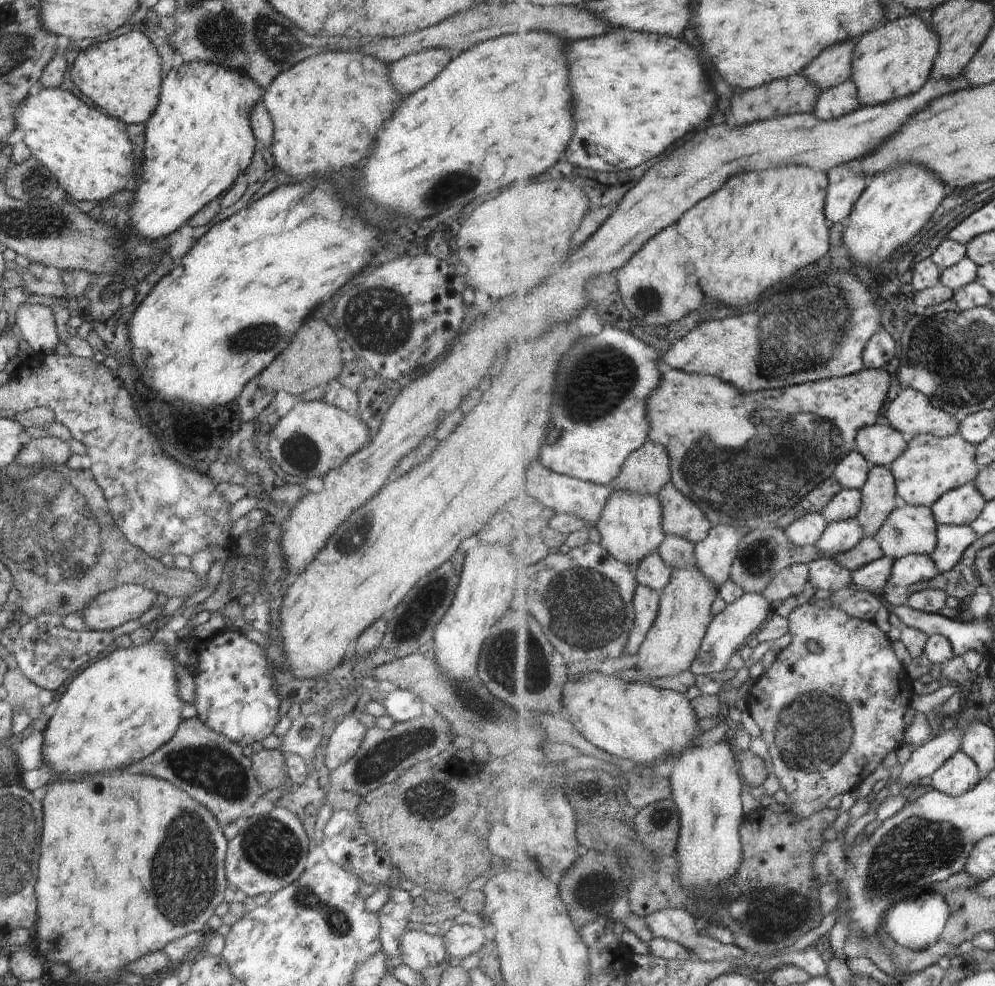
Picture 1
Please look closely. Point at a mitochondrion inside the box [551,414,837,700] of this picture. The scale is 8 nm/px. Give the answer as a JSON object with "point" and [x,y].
{"point":[760,556]}

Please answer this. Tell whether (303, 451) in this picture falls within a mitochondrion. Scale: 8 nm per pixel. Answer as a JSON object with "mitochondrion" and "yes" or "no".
{"mitochondrion":"yes"}

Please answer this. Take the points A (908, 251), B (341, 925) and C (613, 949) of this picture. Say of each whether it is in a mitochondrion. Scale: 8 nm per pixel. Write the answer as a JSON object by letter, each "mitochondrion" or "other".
{"A":"other","B":"mitochondrion","C":"other"}

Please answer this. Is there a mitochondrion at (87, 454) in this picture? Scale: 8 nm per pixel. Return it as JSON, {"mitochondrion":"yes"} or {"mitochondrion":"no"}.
{"mitochondrion":"no"}

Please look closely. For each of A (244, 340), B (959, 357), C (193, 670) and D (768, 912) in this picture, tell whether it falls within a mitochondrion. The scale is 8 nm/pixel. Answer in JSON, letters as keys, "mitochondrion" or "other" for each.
{"A":"mitochondrion","B":"mitochondrion","C":"other","D":"mitochondrion"}

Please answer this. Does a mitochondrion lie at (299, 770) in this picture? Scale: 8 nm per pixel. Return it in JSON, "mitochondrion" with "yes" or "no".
{"mitochondrion":"no"}

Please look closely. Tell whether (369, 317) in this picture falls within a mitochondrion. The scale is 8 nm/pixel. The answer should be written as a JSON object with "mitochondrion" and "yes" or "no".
{"mitochondrion":"yes"}

